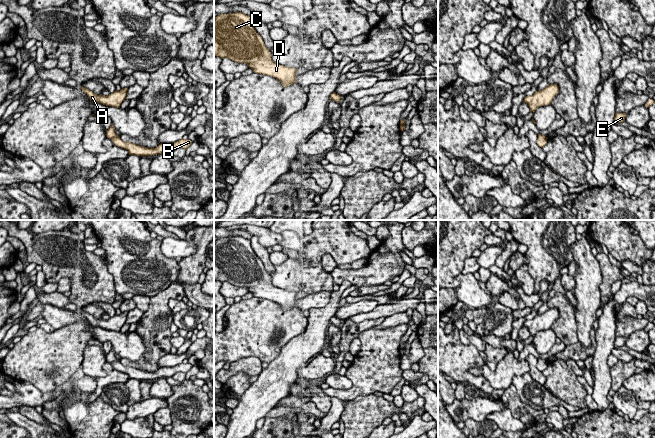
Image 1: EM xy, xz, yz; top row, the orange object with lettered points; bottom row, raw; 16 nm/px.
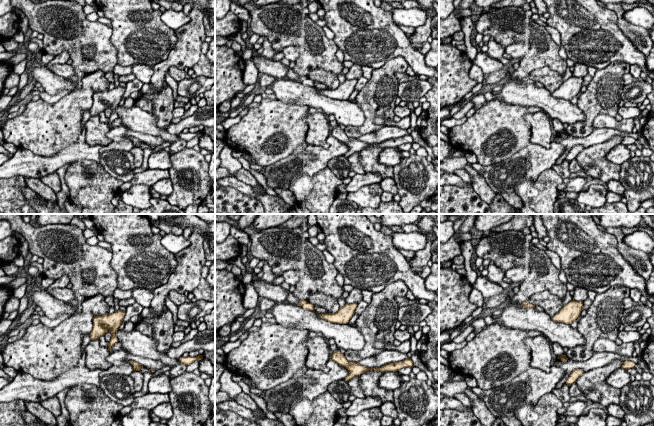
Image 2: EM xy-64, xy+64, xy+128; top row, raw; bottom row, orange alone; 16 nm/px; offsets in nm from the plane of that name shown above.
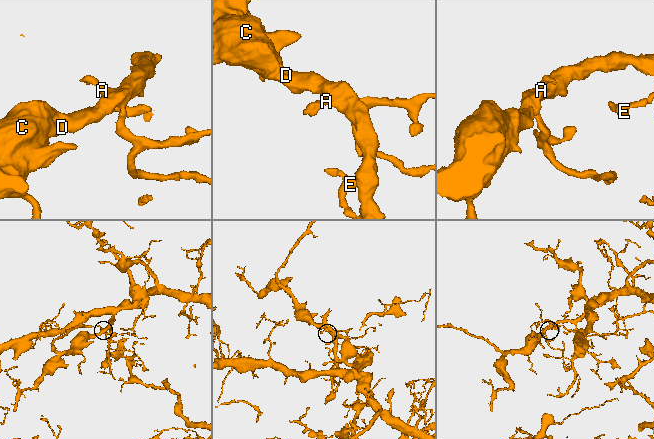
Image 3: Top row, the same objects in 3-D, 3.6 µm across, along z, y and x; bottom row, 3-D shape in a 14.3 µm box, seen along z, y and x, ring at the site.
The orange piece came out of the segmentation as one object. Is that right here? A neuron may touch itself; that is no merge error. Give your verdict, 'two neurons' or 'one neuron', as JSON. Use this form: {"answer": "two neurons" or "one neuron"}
{"answer": "two neurons"}

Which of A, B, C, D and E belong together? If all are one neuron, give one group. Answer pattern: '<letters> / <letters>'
A C D E / B

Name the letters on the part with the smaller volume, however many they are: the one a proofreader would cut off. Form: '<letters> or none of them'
B

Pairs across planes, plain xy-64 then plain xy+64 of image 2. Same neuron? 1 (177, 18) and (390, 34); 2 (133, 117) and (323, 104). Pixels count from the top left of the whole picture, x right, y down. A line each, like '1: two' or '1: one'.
1: two
2: one

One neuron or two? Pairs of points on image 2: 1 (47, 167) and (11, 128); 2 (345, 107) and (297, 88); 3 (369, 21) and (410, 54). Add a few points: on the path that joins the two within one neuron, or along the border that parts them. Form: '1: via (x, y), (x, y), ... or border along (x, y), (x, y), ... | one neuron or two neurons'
1: border along (18, 147), (45, 156), (57, 152) | two neurons
2: via (333, 106), (328, 106), (309, 96) | one neuron
3: via (379, 31), (390, 42), (400, 46) | one neuron

